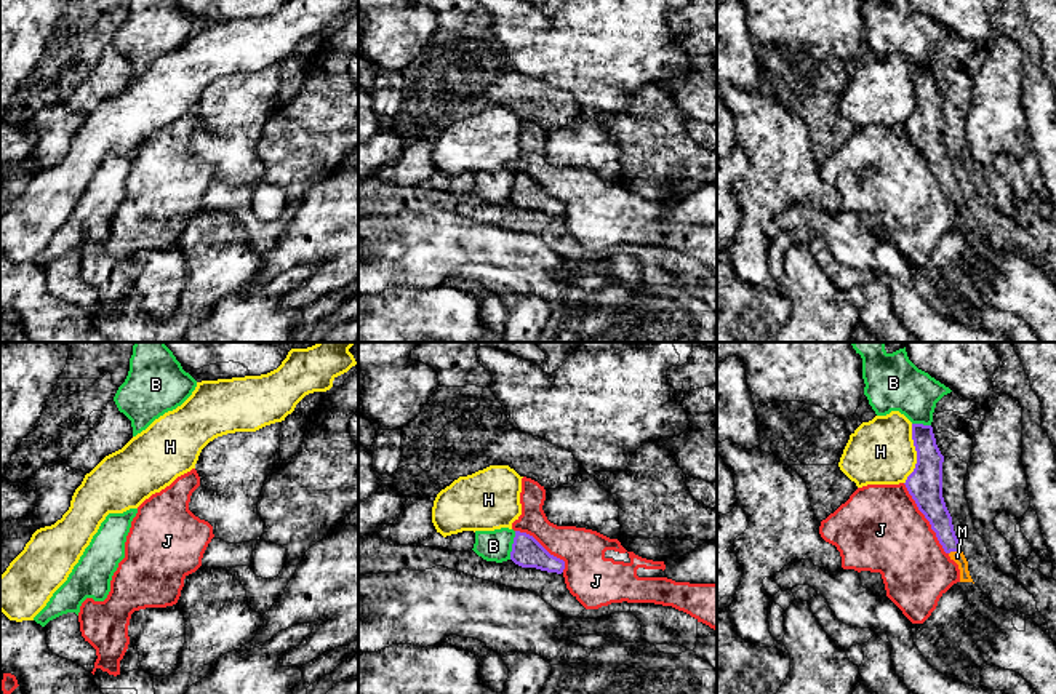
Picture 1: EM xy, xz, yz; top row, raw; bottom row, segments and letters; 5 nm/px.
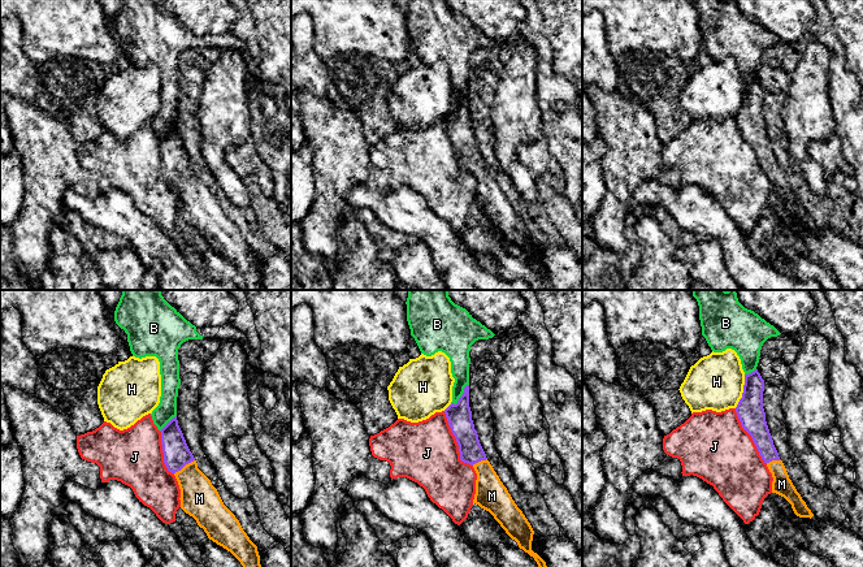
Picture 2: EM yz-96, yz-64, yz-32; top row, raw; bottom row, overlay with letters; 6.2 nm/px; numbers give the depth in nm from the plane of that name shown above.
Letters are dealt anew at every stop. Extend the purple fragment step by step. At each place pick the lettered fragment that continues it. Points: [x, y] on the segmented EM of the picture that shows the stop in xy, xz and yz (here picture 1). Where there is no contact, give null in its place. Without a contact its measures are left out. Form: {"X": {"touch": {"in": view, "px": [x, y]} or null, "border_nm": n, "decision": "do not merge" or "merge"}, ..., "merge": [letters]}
{"B": {"touch": {"in": "xz", "px": [512, 546]}, "border_nm": 150, "decision": "do not merge"}, "H": {"touch": {"in": "yz", "px": [917, 454]}, "border_nm": 300, "decision": "do not merge"}, "J": {"touch": {"in": "yz", "px": [925, 517]}, "border_nm": 420, "decision": "do not merge"}, "M": {"touch": {"in": "yz", "px": [954, 550]}, "border_nm": 70, "decision": "merge"}, "merge": ["M"]}

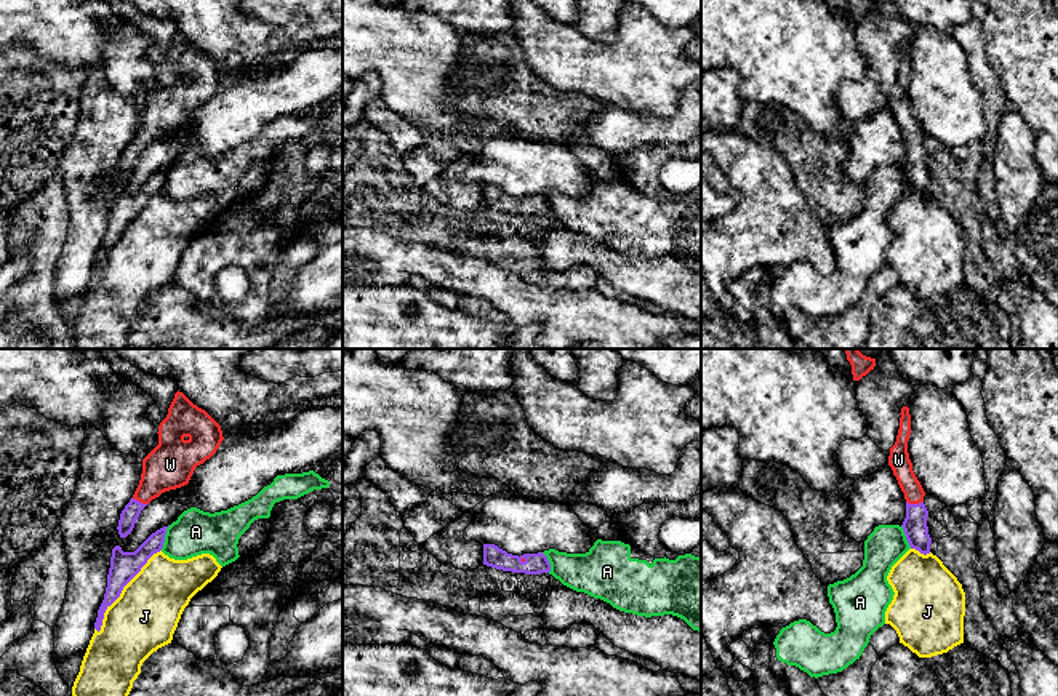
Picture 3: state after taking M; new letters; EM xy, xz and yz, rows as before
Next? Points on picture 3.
{"A": {"touch": {"in": "xy", "px": [164, 538]}, "border_nm": 140, "decision": "do not merge"}, "J": {"touch": {"in": "xy", "px": [122, 589]}, "border_nm": 550, "decision": "do not merge"}, "W": {"touch": {"in": "yz", "px": [914, 504]}, "border_nm": 90, "decision": "merge"}, "merge": ["W"]}

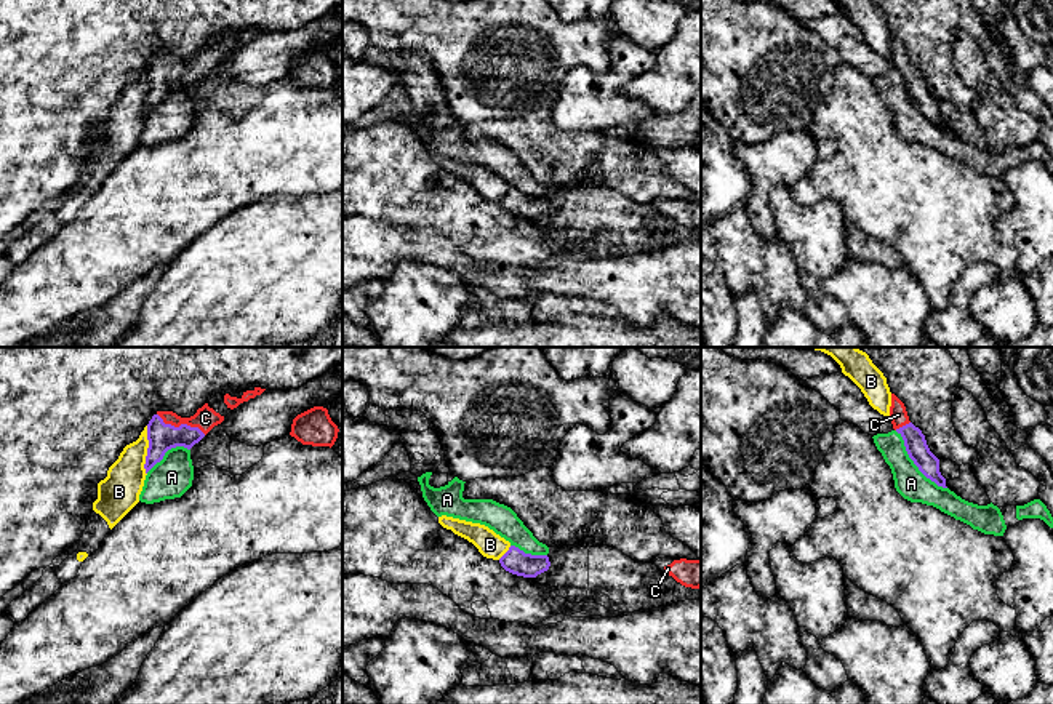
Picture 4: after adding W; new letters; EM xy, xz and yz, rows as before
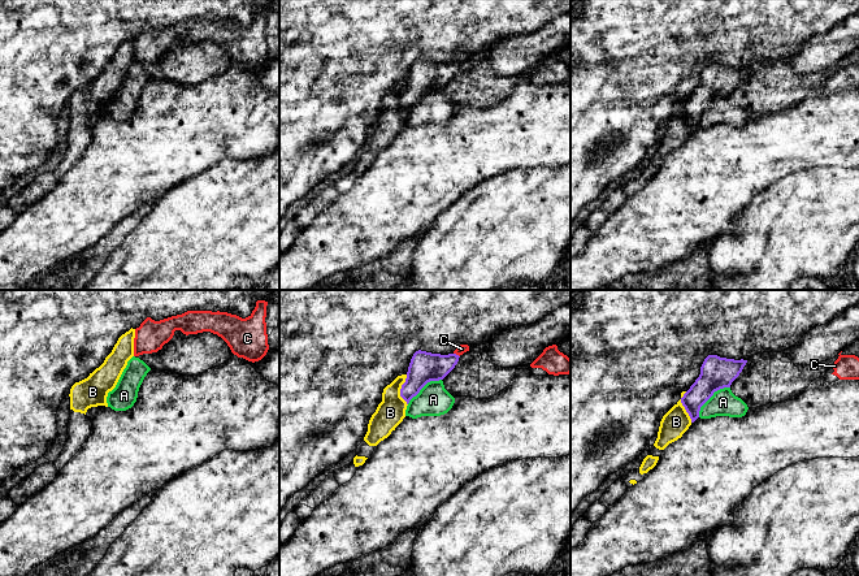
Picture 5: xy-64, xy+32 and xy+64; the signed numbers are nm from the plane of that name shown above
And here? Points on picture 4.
{"A": {"touch": {"in": "yz", "px": [914, 463]}, "border_nm": 400, "decision": "do not merge"}, "B": {"touch": {"in": "xy", "px": [148, 450]}, "border_nm": 240, "decision": "do not merge"}, "C": {"touch": {"in": "xy", "px": [181, 424]}, "border_nm": 260, "decision": "merge"}, "merge": ["C"]}

